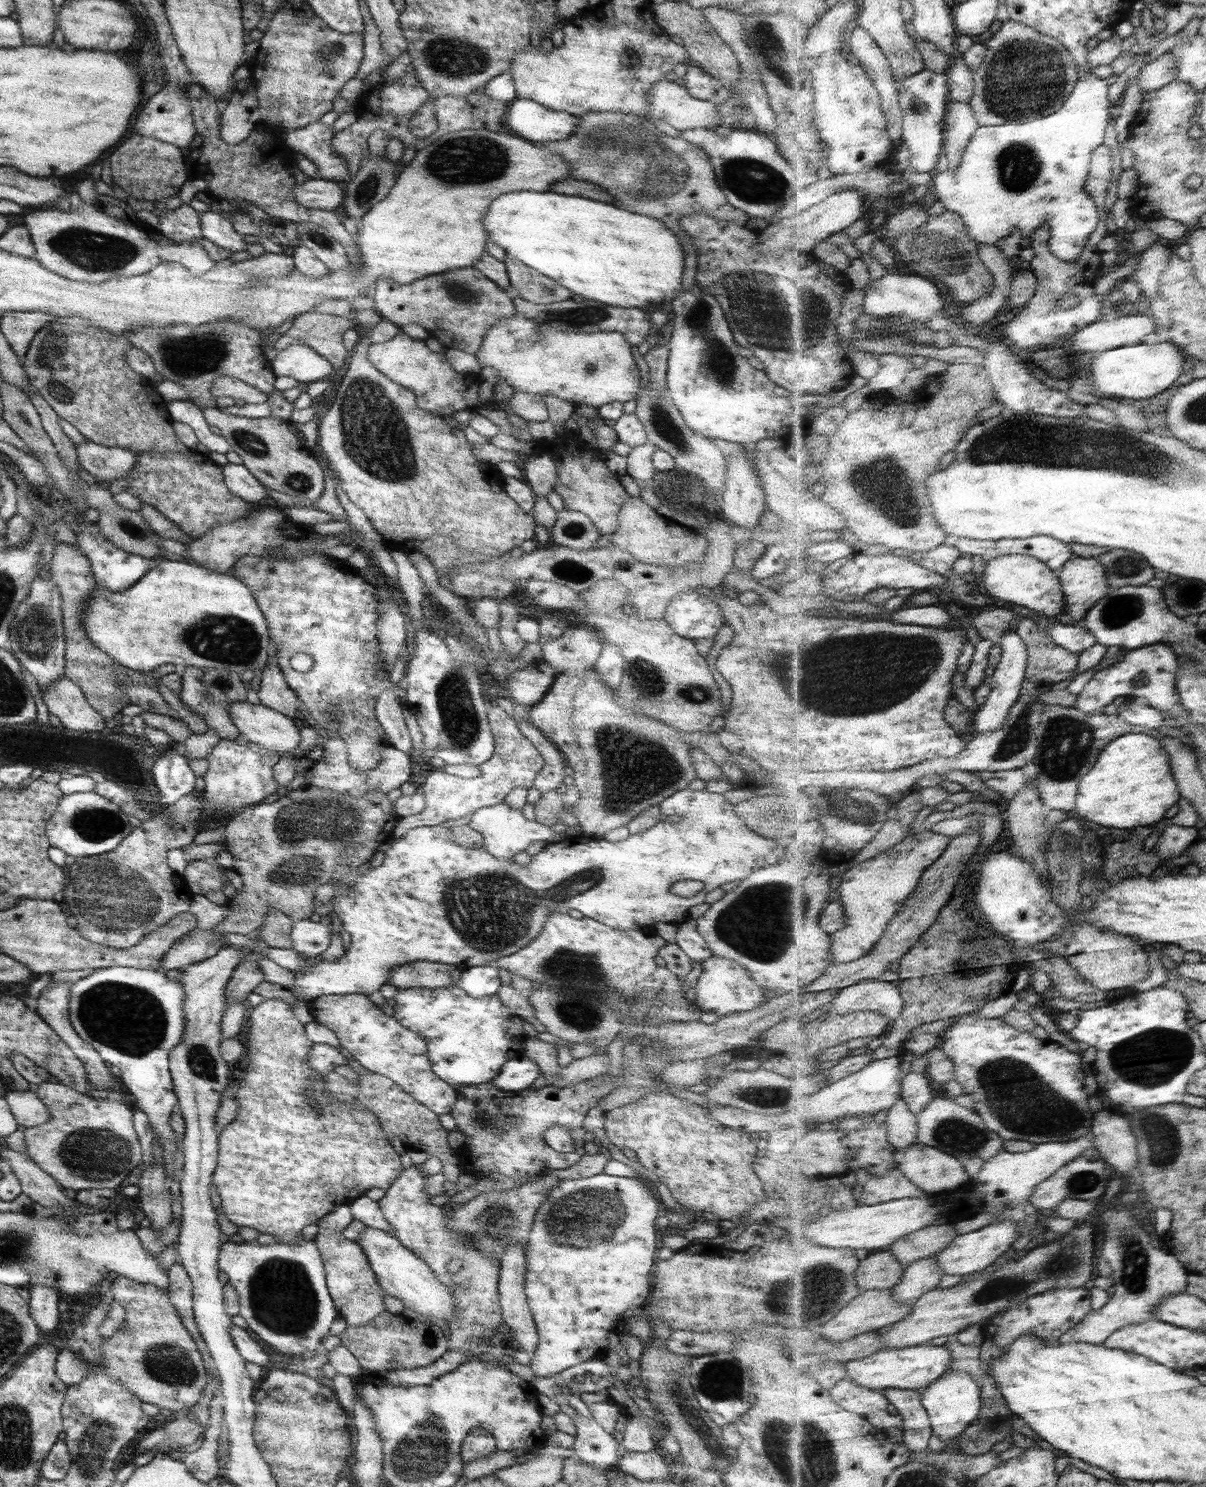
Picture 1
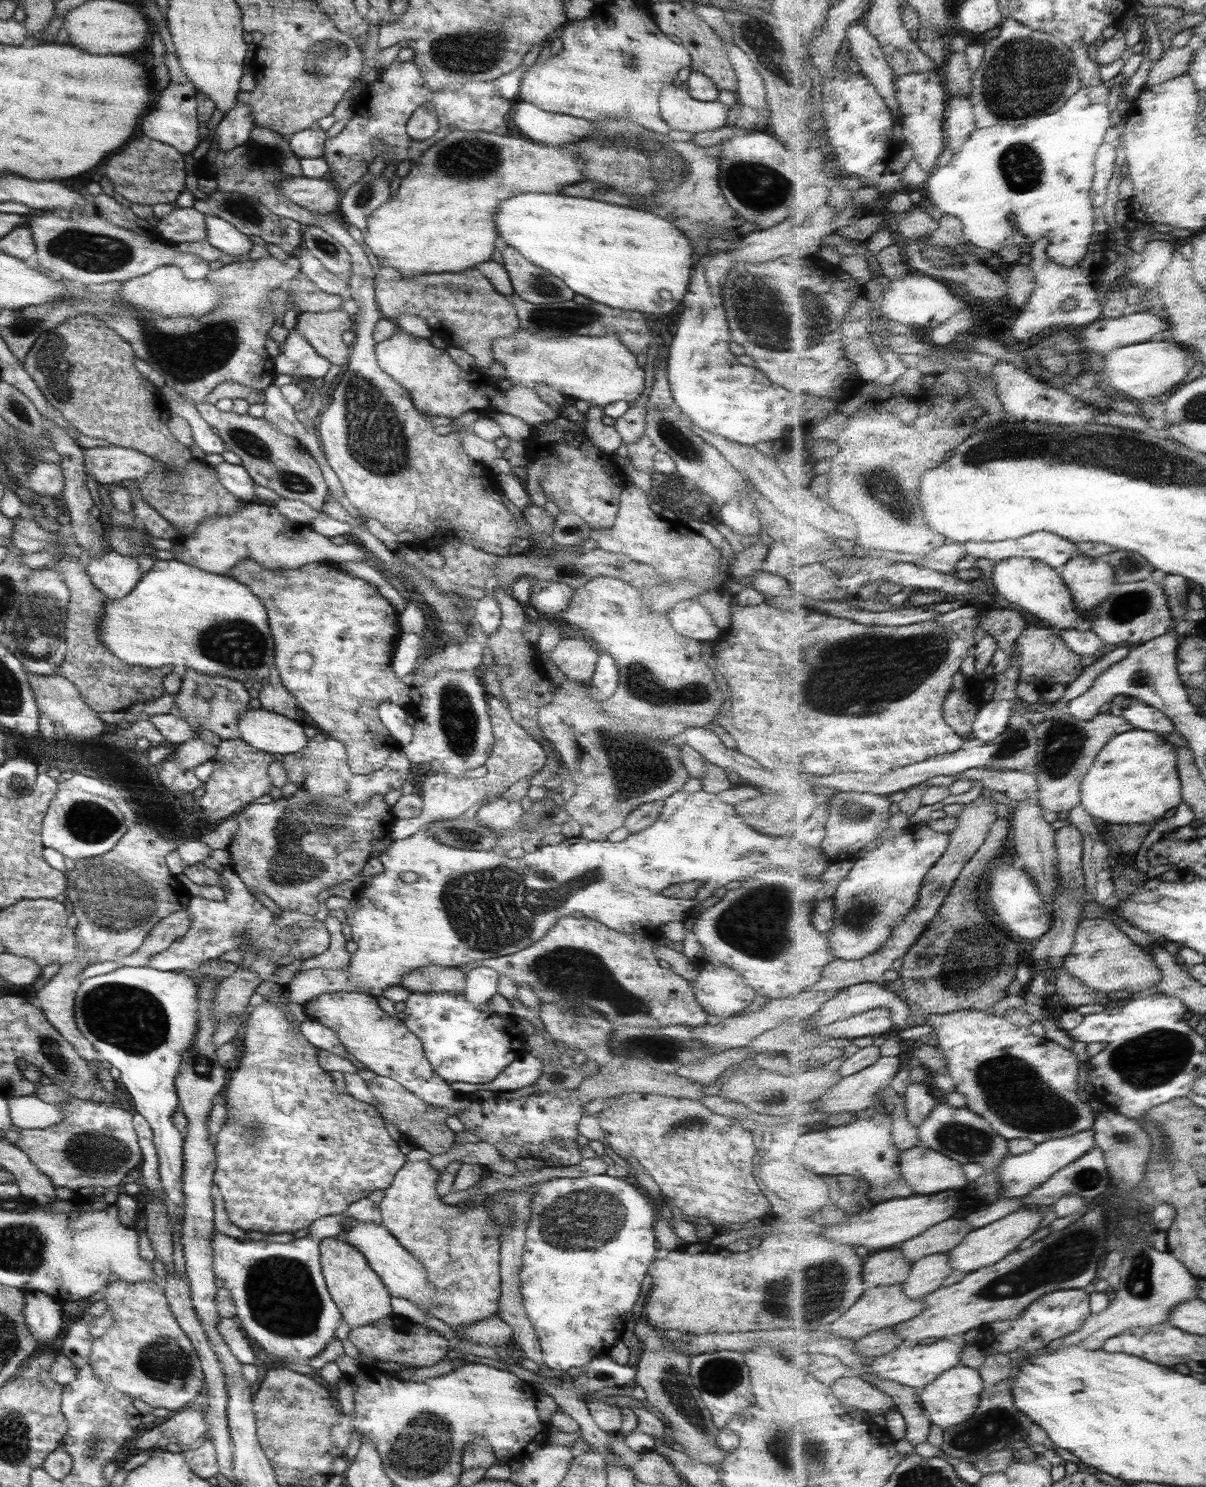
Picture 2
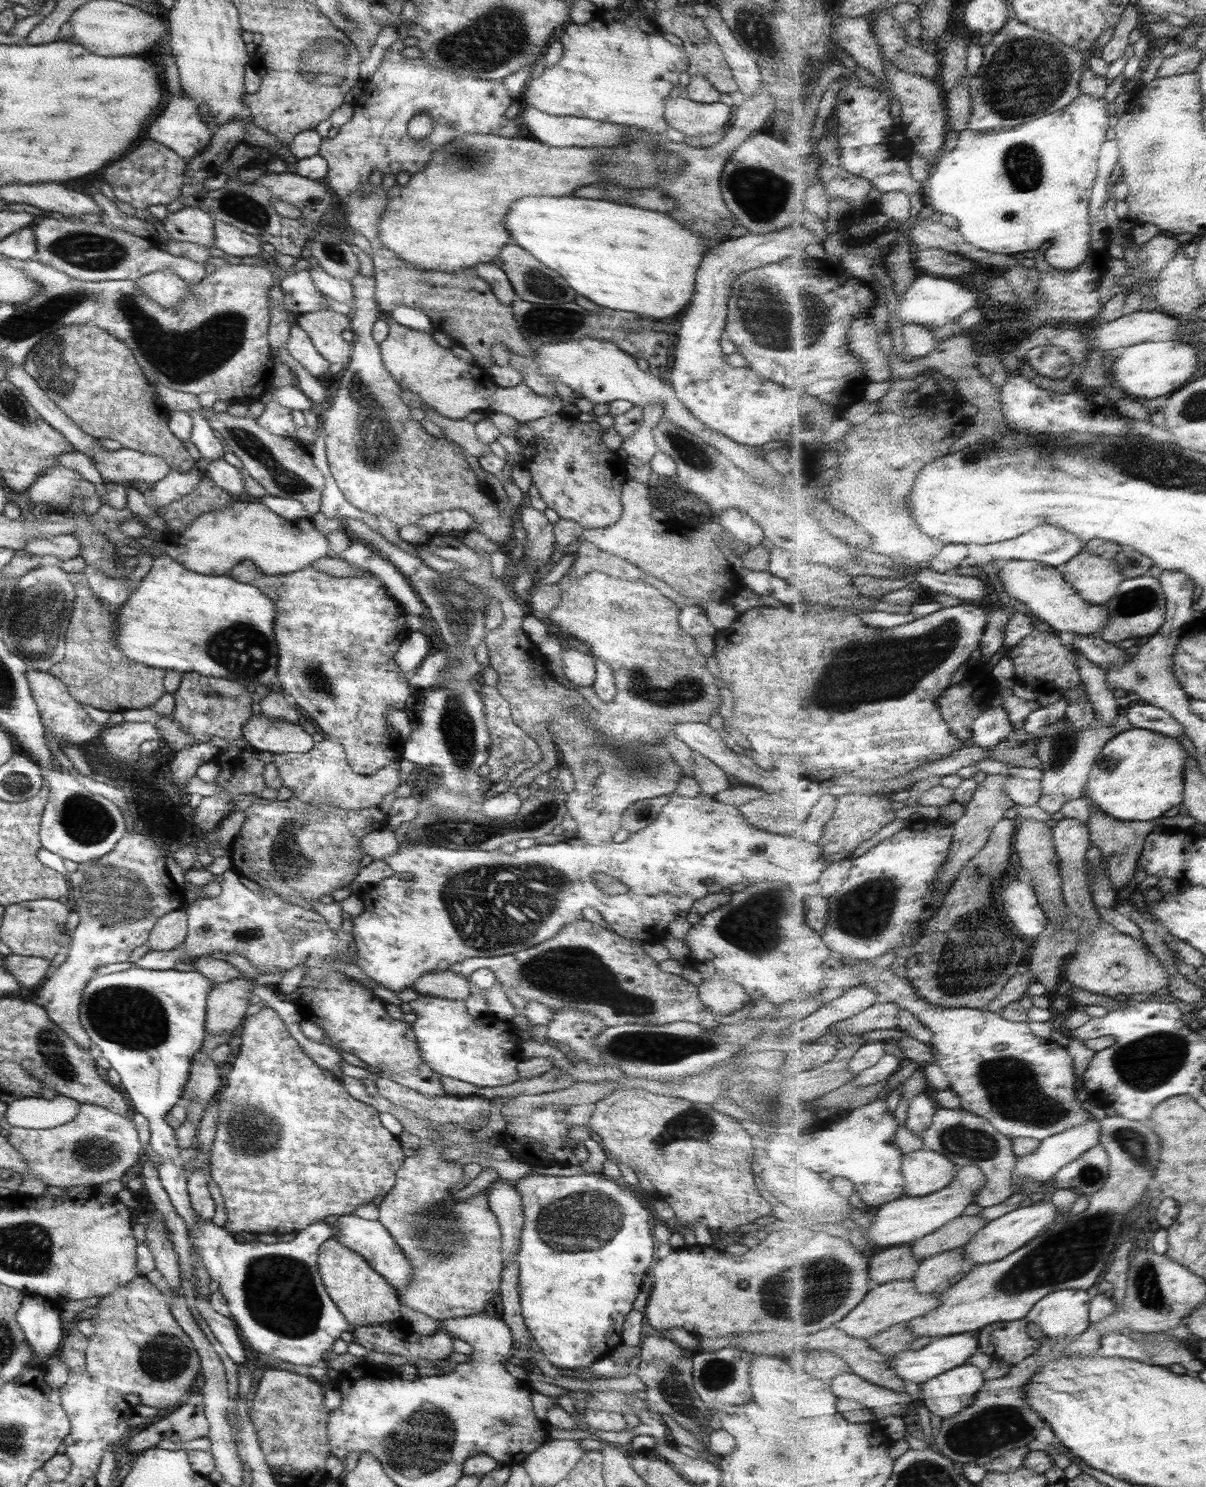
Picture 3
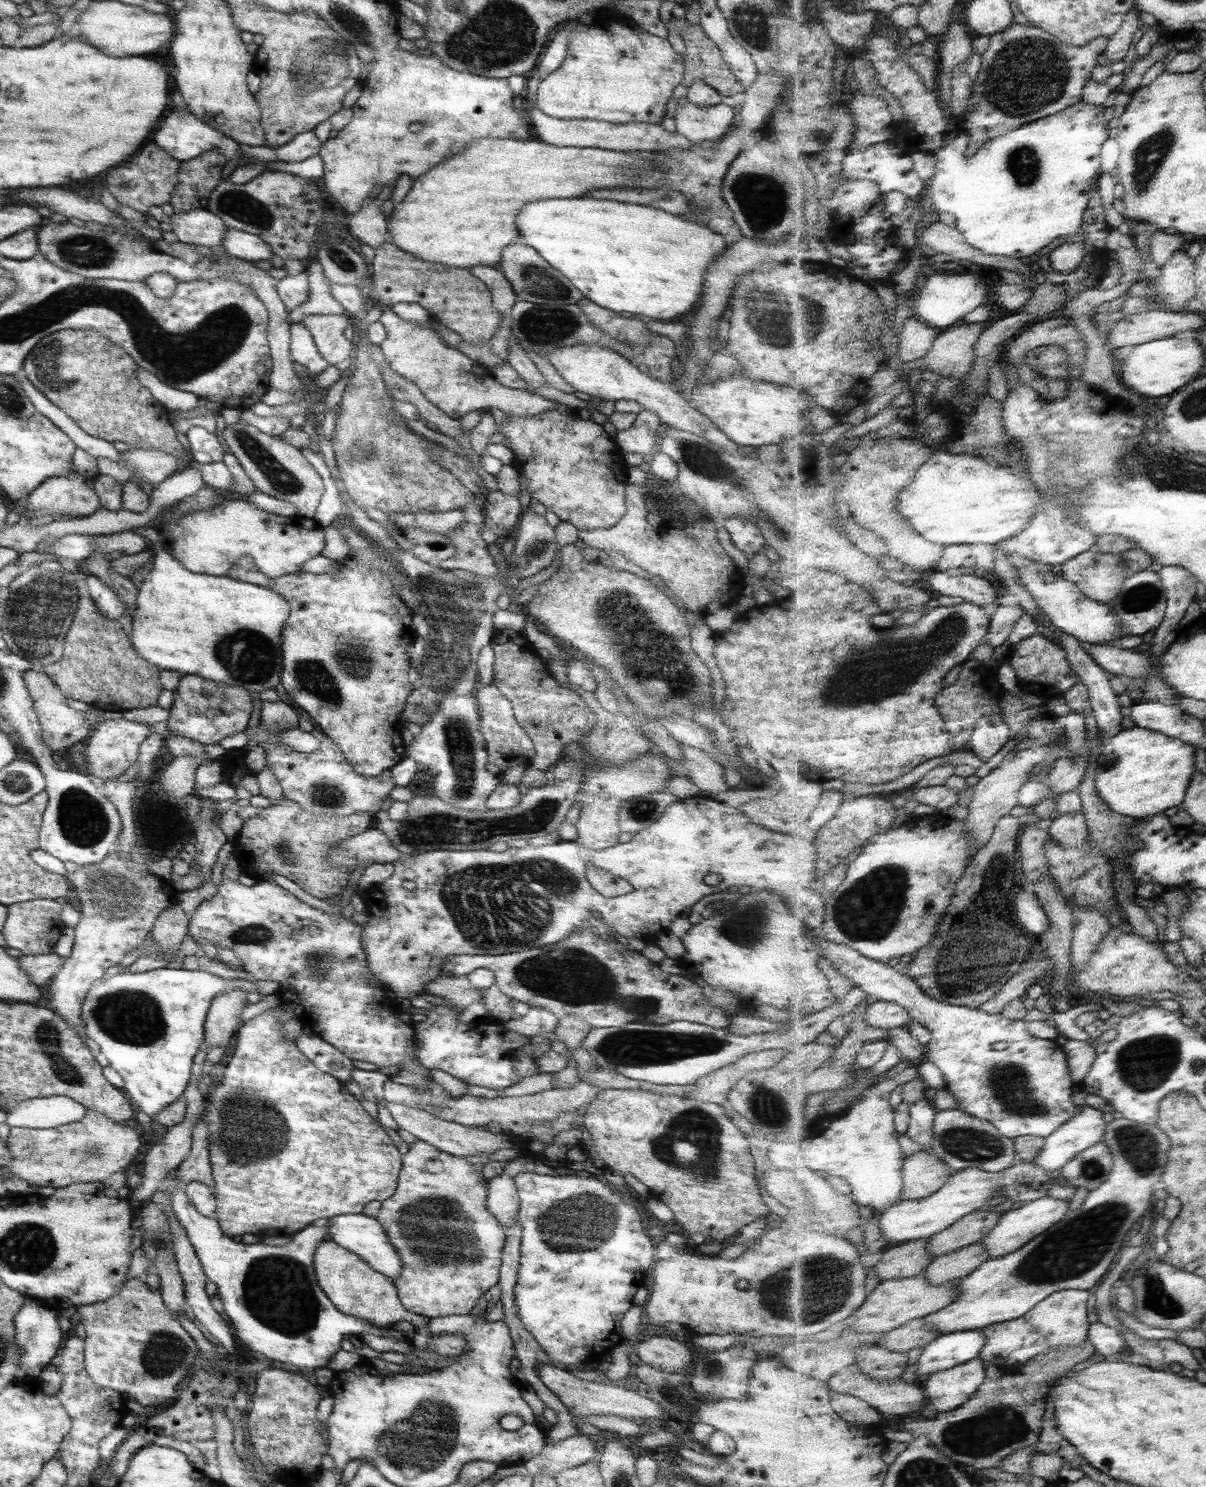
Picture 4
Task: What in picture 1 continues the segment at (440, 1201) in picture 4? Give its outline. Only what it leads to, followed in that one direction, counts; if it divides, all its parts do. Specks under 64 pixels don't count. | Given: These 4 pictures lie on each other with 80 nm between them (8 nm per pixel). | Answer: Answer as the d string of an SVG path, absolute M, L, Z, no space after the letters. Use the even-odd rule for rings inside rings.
M416 1164L401 1169L377 1204L394 1237L431 1269L433 1276L452 1296L452 1317L445 1320L449 1339L446 1339L446 1351L431 1364L386 1372L382 1381L393 1386L426 1385L433 1382L438 1376L451 1372L465 1360L472 1358L467 1345L473 1338L477 1339L477 1344L489 1344L489 1337L505 1329L497 1304L498 1260L484 1255L469 1239L448 1229L446 1224L451 1210L447 1206L429 1204L430 1197L423 1190L427 1177Z

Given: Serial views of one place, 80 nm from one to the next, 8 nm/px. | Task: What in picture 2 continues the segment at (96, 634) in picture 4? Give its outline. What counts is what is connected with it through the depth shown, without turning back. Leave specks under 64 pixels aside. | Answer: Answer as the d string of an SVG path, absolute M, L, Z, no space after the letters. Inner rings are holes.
M62 554L50 565L50 569L57 572L57 576L61 577L69 592L63 634L65 652L55 674L73 684L81 701L95 713L125 711L135 704L160 698L164 694L162 680L166 674L163 670L160 672L159 669L129 666L112 655L105 646L101 646L97 636L97 622L102 619L101 613L106 599L91 585L85 573L84 560Z

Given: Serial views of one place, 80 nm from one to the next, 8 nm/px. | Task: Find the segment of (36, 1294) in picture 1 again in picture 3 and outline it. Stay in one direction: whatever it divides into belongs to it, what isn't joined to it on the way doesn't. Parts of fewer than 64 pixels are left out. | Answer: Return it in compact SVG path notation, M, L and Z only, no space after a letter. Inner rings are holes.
M25 1295L15 1315L17 1327L30 1348L31 1356L26 1366L43 1364L54 1356L63 1331L59 1311L41 1296Z

